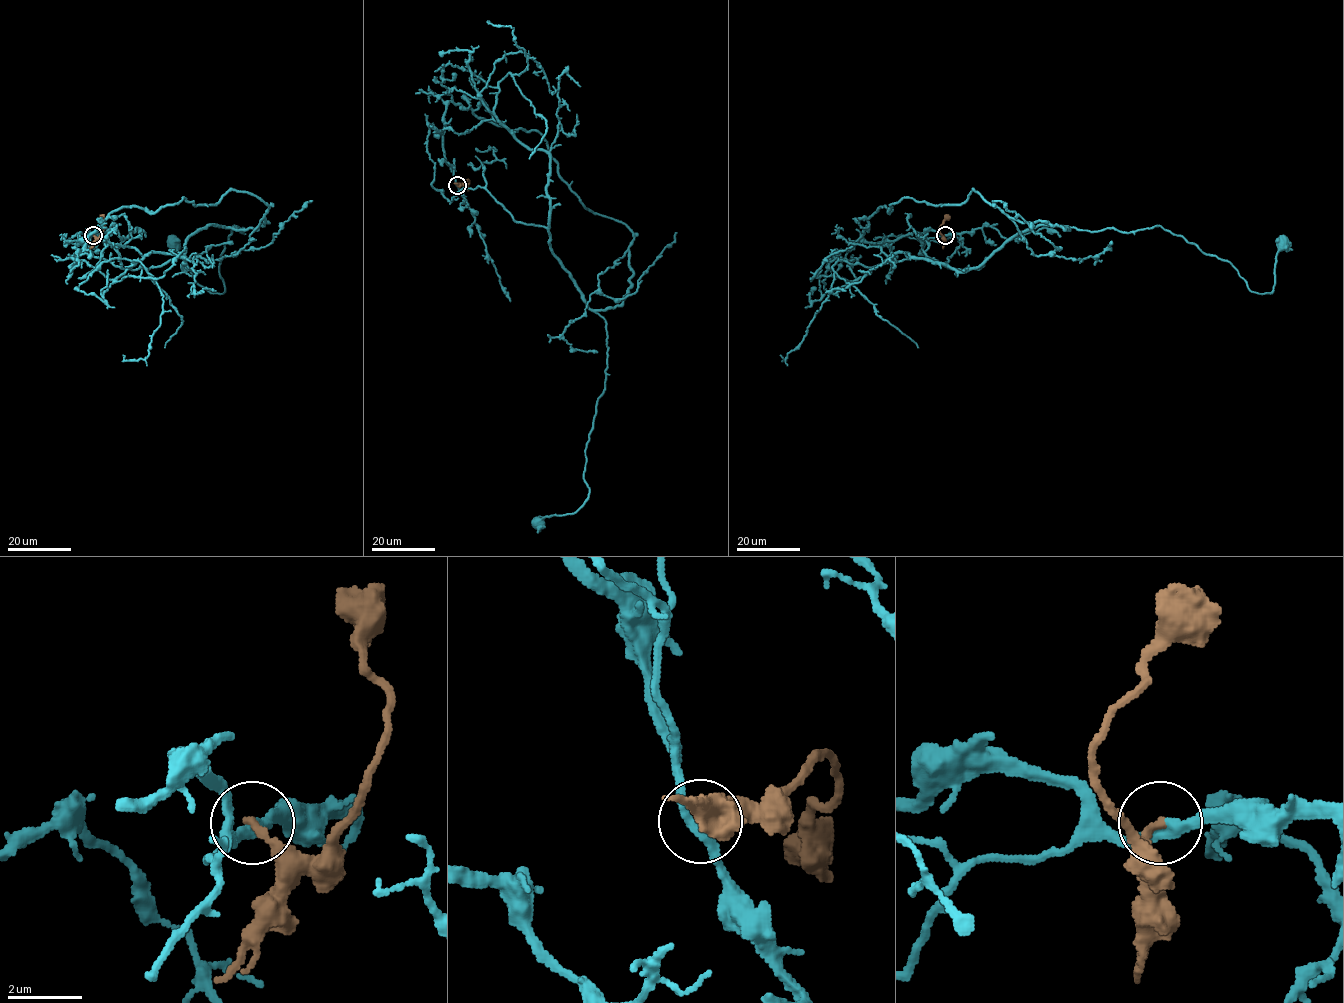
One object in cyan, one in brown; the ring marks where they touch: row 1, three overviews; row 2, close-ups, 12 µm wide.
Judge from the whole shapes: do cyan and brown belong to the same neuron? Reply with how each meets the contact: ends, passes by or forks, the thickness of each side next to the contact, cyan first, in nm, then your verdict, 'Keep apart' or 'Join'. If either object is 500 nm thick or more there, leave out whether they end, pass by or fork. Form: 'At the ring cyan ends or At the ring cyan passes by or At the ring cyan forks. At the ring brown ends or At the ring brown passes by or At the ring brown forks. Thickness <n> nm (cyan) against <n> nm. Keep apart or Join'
At the ring cyan passes by. At the ring brown ends. Thickness 280 nm (cyan) against 240 nm. Keep apart

